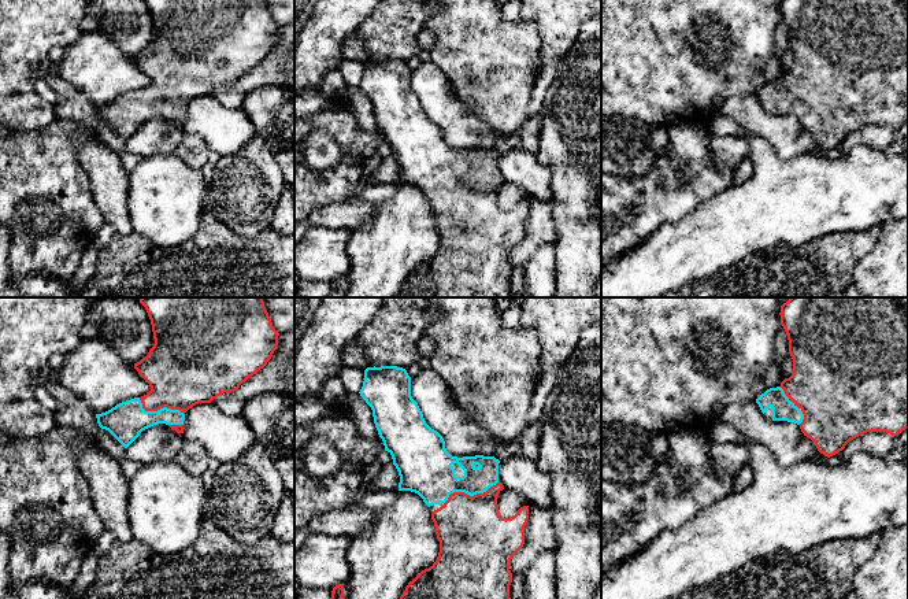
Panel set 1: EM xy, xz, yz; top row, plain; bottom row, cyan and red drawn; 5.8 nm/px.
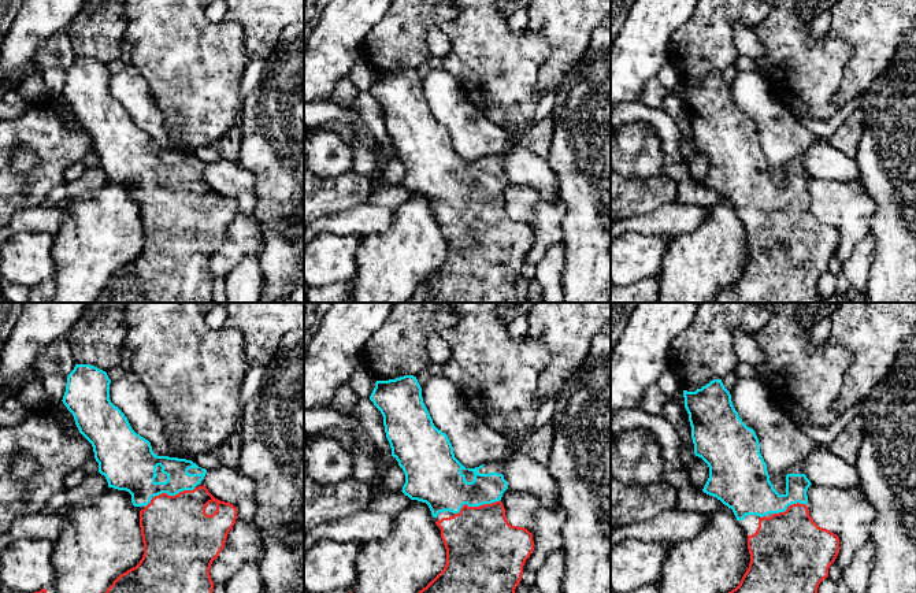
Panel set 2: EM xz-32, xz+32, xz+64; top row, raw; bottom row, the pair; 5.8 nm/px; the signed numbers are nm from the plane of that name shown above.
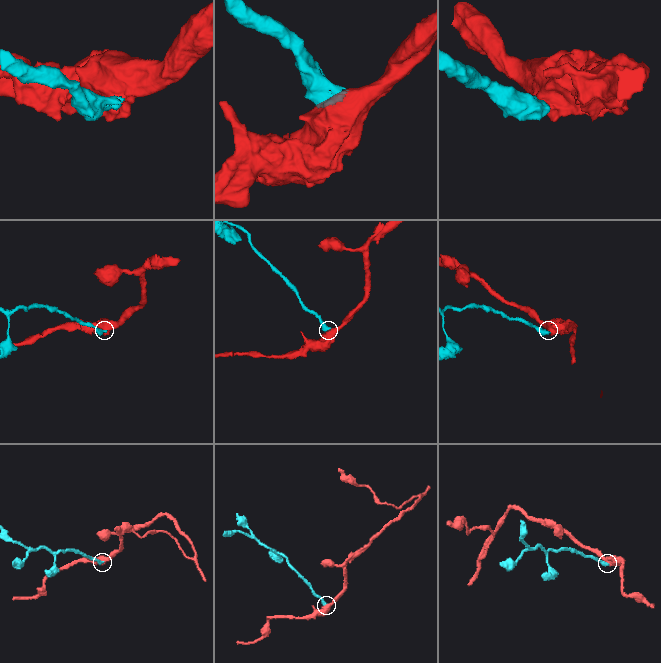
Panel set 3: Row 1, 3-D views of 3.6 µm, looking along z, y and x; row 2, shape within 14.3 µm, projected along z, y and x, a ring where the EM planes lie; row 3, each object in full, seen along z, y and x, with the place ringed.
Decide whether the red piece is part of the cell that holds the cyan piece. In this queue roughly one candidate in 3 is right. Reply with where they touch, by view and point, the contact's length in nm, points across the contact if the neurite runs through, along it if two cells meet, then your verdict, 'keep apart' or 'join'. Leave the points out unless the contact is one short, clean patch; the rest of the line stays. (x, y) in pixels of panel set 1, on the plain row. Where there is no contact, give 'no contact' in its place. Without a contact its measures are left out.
xz (470, 188) | 360 nm | across xz (432, 170), (440, 178), (470, 188), (474, 230) | join

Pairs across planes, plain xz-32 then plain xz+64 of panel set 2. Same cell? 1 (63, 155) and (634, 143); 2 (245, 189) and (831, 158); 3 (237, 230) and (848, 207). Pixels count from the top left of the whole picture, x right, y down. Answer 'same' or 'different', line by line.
1: different
2: same
3: same

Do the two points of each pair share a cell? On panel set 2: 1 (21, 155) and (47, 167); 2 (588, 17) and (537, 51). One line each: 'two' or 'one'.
1: two
2: two

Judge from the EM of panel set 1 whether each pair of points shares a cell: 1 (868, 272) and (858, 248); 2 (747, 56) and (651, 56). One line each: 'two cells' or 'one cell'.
1: two cells
2: one cell

